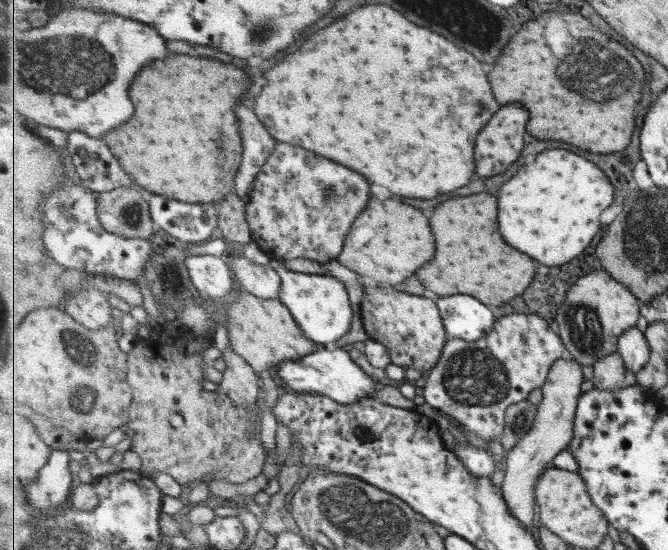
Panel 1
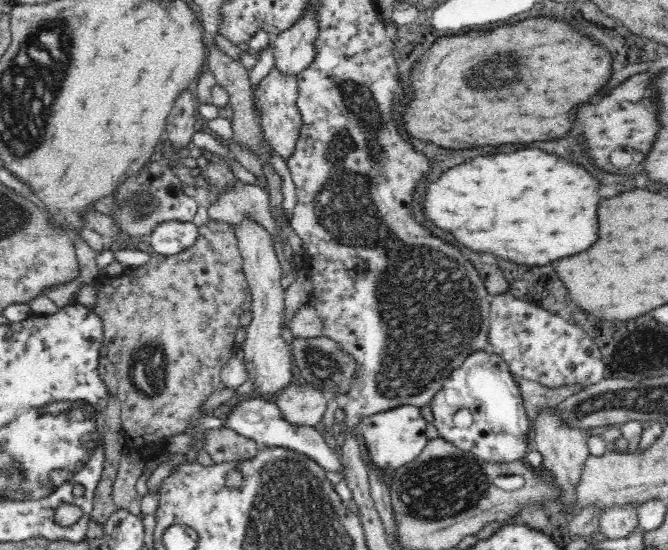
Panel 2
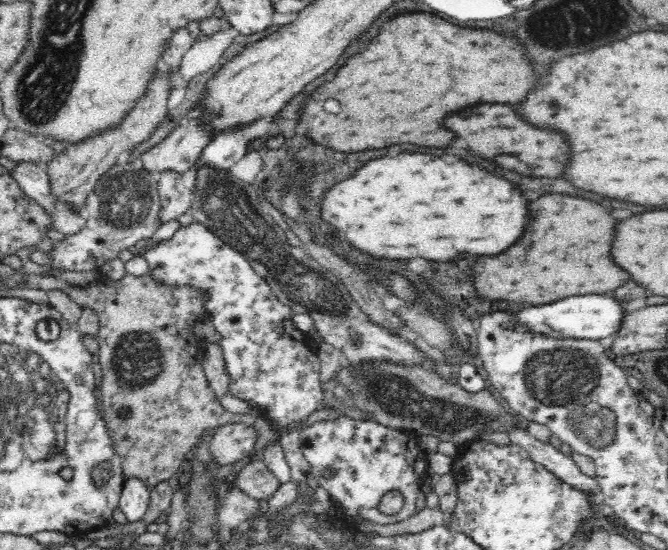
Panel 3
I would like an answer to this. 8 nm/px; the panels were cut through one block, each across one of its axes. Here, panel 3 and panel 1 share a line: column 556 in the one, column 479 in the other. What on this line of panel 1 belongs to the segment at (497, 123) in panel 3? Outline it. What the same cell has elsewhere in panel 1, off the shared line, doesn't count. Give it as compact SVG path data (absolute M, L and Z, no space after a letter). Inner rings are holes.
M509 104L503 106L491 120L491 124L487 124L487 128L483 128L483 132L479 134L479 144L477 144L477 168L479 168L479 176L497 176L509 170L509 166L513 162L519 160L521 150L525 148L525 134L527 134L527 122L529 122L529 110L523 108L523 104Z

